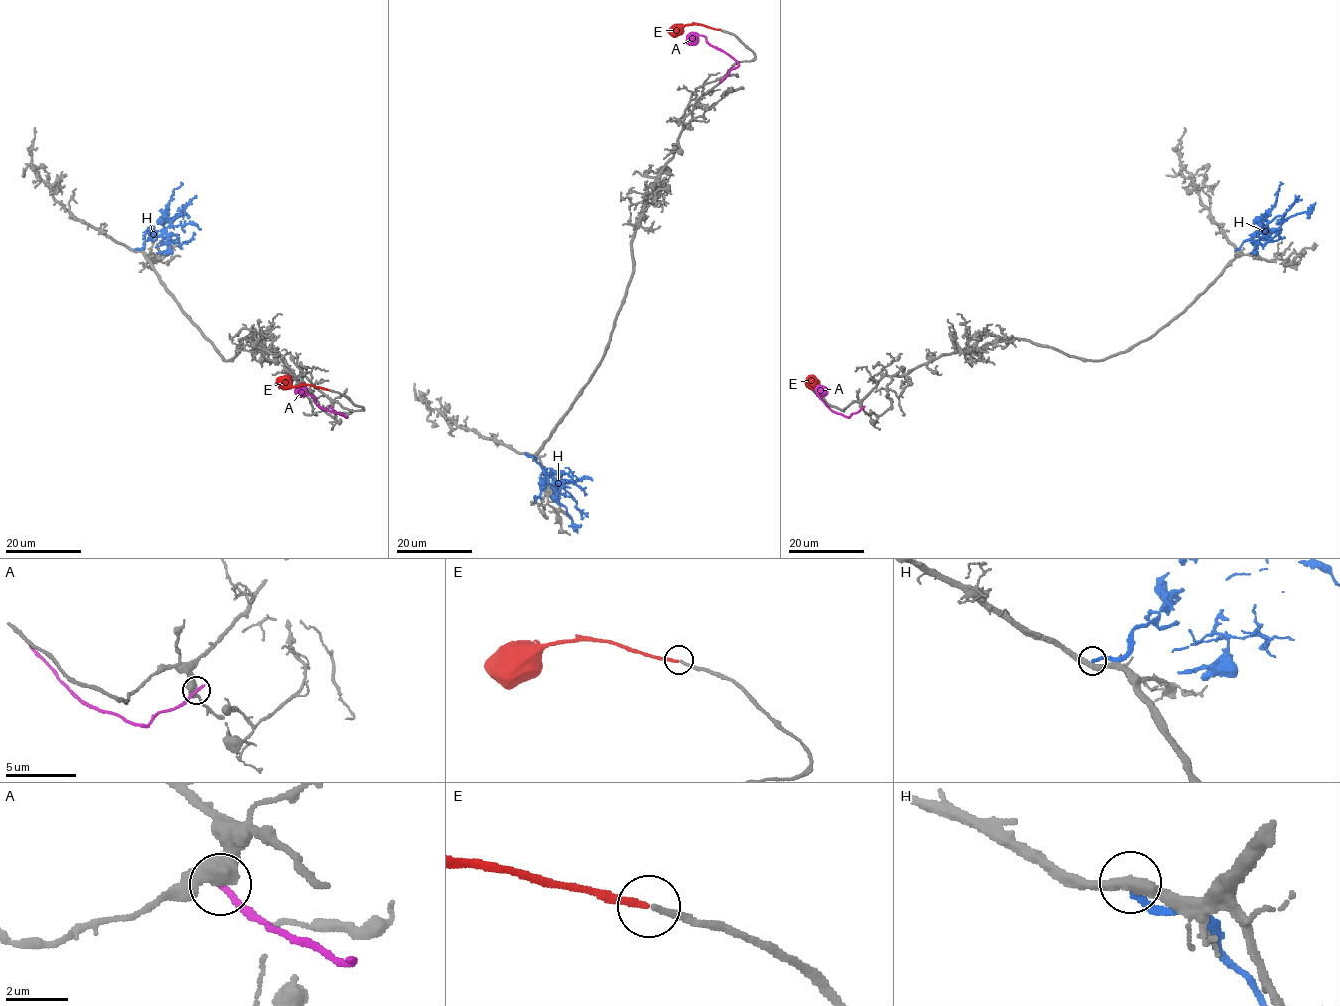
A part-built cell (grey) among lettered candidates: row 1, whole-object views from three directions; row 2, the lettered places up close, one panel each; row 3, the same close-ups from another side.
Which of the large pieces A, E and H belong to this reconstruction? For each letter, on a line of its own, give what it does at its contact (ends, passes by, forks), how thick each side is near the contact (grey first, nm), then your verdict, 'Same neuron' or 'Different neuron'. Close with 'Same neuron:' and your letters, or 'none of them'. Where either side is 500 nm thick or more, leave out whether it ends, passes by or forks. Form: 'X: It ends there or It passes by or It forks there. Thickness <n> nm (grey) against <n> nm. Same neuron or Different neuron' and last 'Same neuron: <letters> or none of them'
A: Thickness 500 nm (grey) against 280 nm. Different neuron
E: It ends there. Thickness 200 nm (grey) against 220 nm. Same neuron
H: It ends there. Thickness 400 nm (grey) against 240 nm. Different neuron
Same neuron: E

